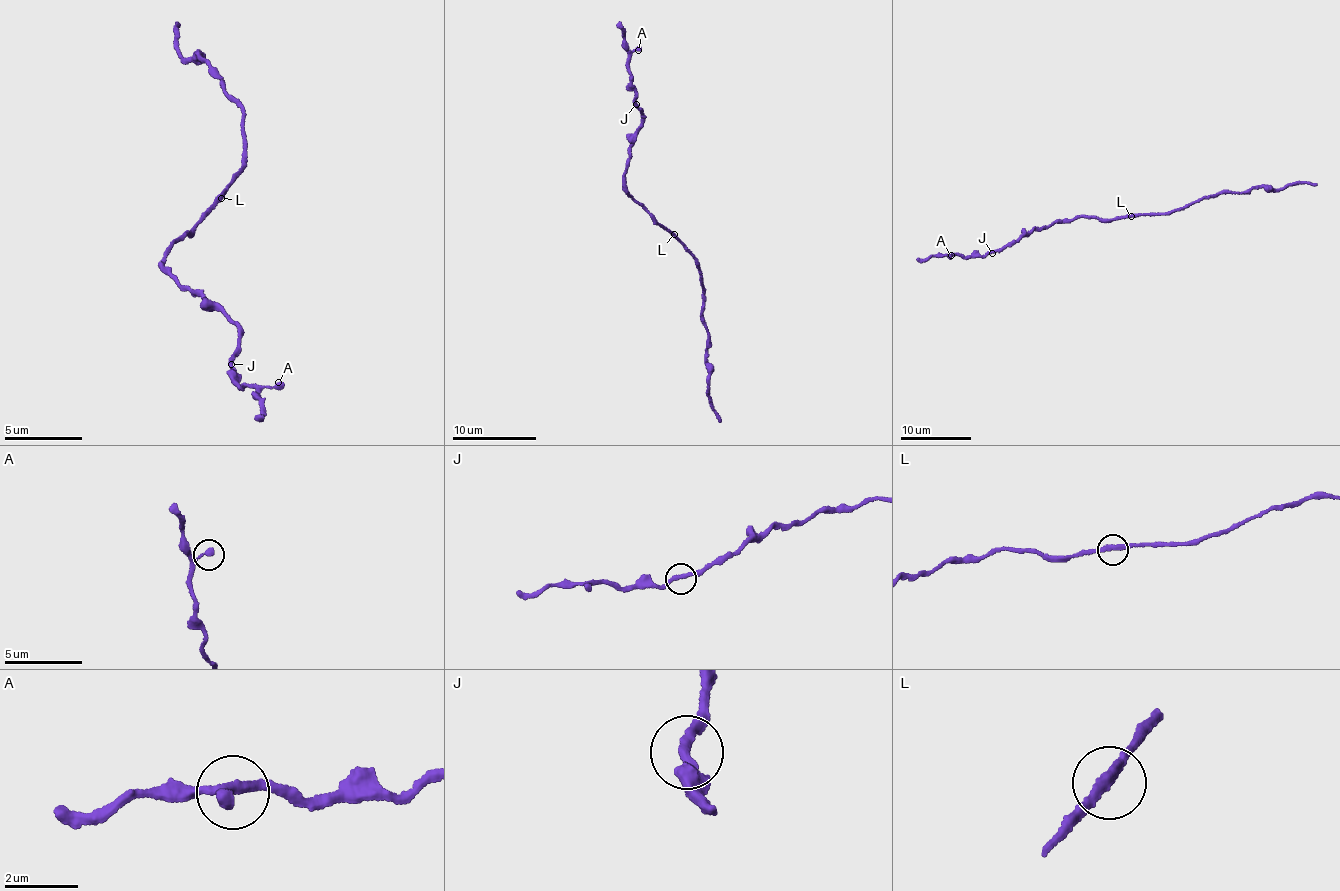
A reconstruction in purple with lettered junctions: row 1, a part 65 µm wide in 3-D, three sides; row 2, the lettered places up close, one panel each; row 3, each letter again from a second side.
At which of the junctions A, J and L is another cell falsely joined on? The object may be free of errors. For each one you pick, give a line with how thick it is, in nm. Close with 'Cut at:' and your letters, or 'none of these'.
Cut at: none of these

